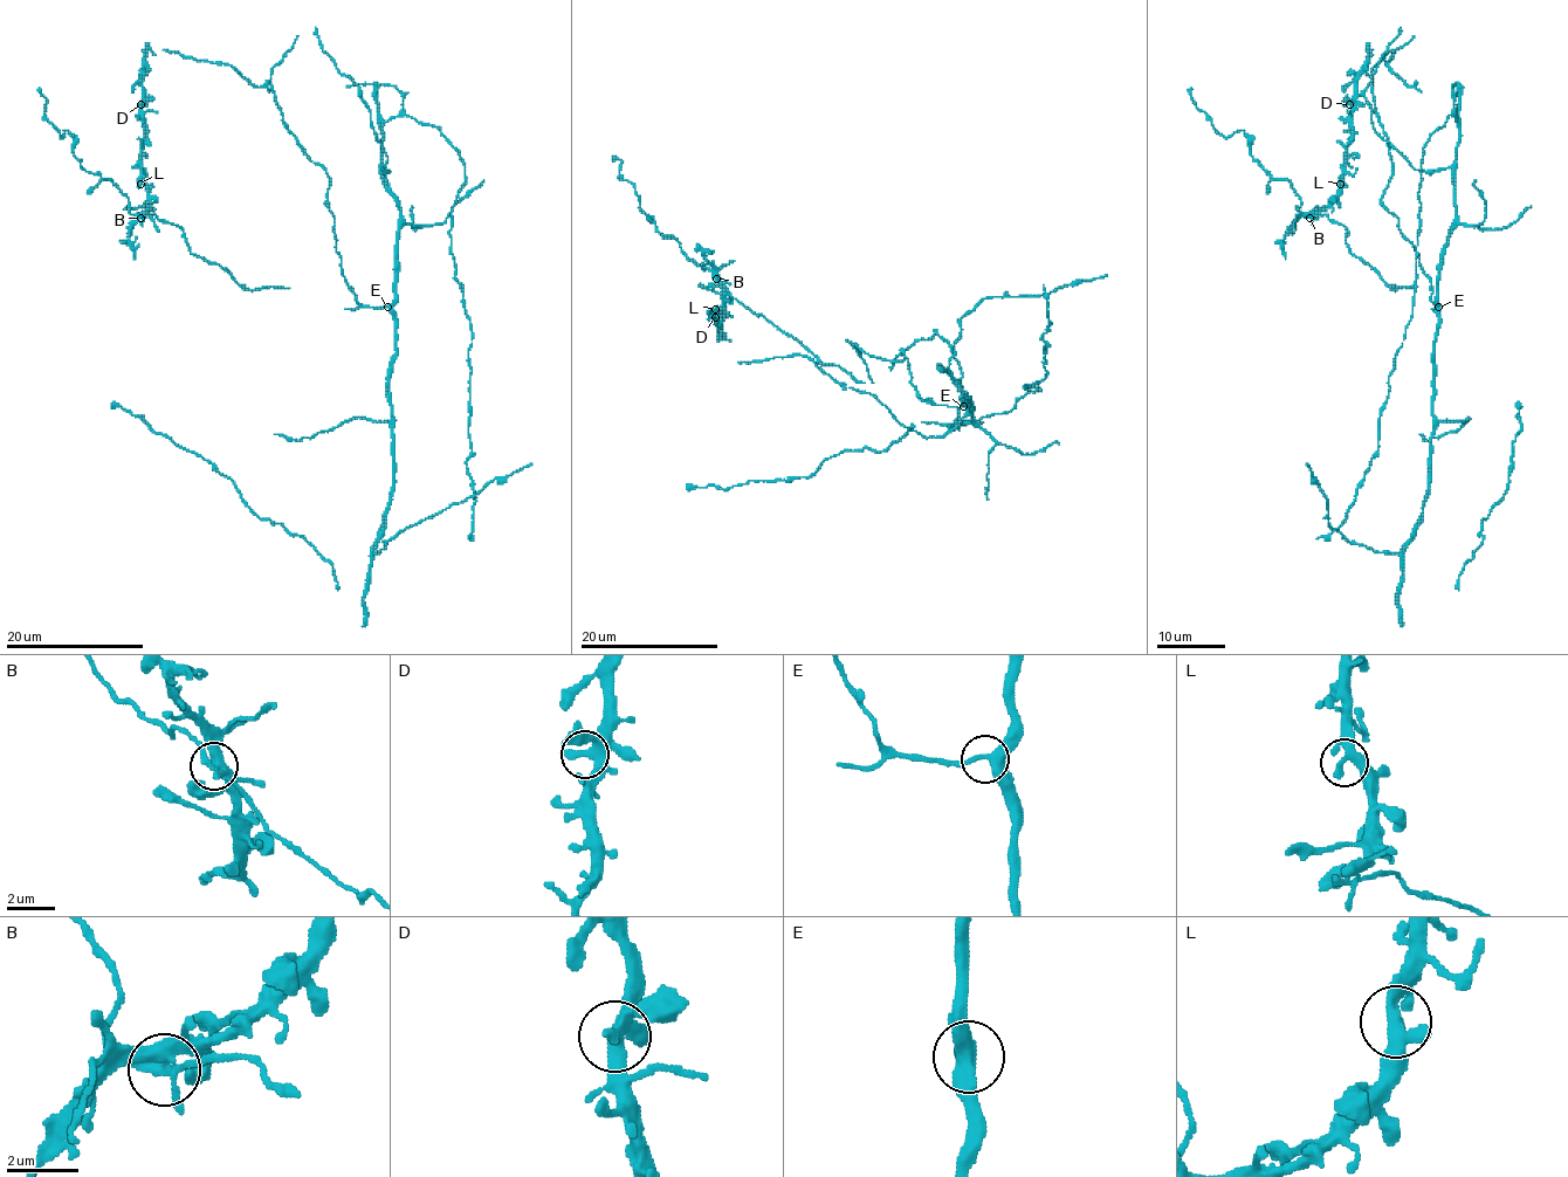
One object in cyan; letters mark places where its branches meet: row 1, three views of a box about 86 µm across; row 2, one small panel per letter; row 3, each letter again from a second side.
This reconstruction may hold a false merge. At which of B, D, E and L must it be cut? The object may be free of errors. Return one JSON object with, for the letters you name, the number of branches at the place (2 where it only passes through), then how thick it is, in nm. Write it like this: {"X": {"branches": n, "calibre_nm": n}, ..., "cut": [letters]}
{"cut": []}

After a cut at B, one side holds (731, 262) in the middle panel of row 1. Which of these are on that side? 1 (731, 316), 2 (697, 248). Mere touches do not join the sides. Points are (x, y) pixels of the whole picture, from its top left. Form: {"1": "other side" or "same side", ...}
{"1": "same side", "2": "same side"}

